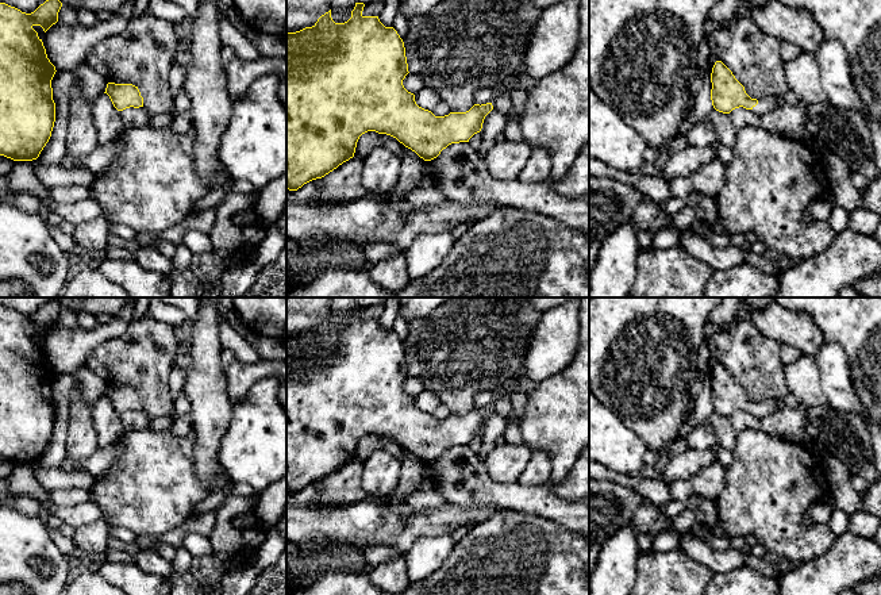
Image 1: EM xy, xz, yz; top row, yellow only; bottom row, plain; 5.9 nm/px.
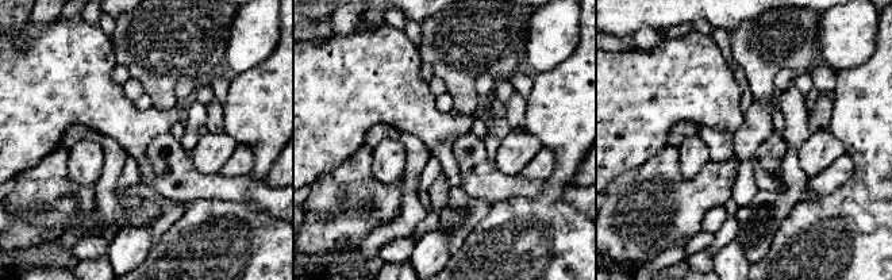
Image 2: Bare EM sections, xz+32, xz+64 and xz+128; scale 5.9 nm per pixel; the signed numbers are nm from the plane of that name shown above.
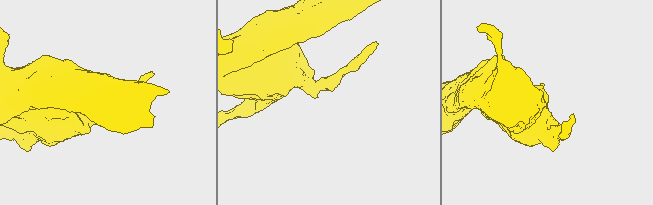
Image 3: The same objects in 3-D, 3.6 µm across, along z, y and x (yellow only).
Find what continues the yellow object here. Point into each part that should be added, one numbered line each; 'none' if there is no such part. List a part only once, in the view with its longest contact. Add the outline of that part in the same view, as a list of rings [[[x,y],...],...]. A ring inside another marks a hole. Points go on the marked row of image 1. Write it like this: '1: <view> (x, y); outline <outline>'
1: yz (766, 104); outline [[[776,96],[762,97],[758,100],[758,104],[753,107],[751,111],[759,116],[763,116],[765,114],[769,114],[777,107],[784,104],[785,104],[784,97],[776,97]]]

